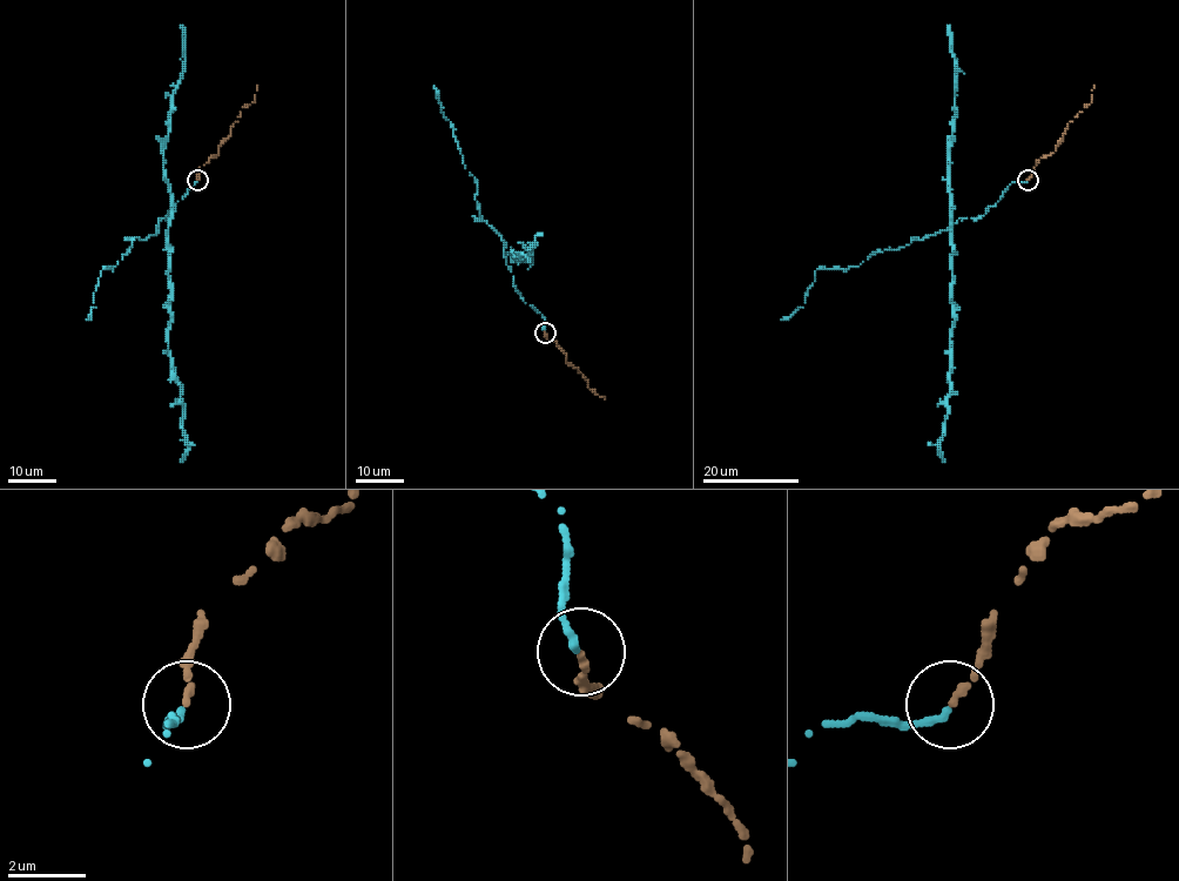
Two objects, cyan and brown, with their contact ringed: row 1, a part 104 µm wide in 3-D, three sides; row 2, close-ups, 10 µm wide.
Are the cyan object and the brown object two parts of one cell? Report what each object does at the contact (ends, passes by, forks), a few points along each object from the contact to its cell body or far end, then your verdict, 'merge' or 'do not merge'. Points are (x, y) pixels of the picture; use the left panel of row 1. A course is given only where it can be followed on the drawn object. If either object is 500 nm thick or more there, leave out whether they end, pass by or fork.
cyan ends | brown ends | cyan via (197, 180), (166, 219), (159, 219), (157, 230), (135, 237), (113, 269), (100, 271), (87, 318) | brown via (197, 180), (199, 169), (217, 154), (243, 108), (253, 101), (257, 85) | merge

